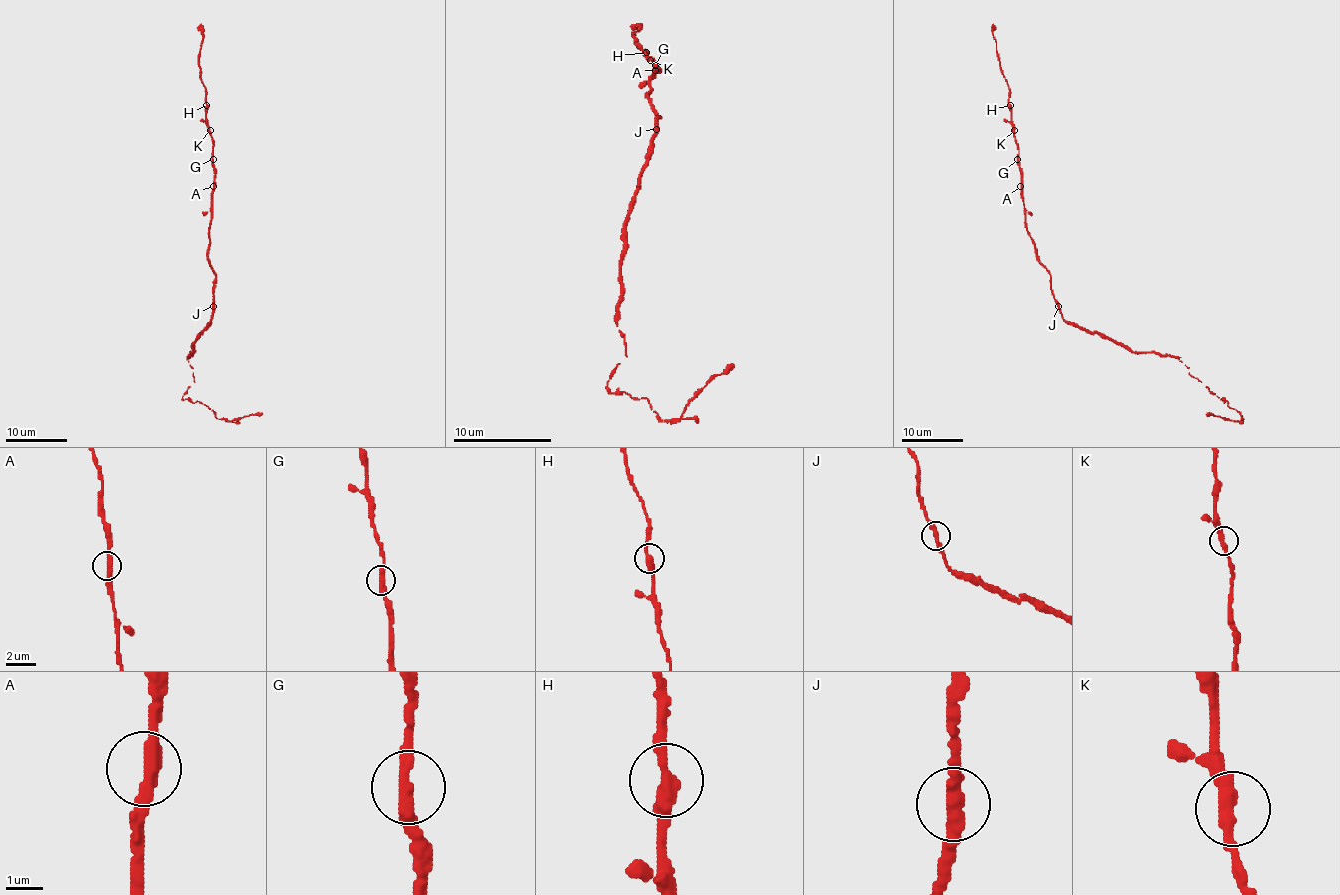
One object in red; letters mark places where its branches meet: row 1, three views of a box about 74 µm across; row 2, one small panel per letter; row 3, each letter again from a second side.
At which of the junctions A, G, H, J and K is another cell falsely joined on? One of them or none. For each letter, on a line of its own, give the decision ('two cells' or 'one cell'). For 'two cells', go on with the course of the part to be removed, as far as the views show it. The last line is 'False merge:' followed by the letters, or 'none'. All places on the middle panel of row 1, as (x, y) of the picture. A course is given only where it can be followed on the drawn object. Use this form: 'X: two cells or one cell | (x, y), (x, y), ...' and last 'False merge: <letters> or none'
A: one cell
G: one cell
H: one cell
J: one cell
K: one cell
False merge: none

